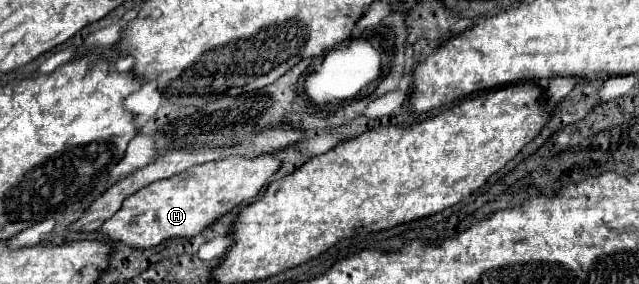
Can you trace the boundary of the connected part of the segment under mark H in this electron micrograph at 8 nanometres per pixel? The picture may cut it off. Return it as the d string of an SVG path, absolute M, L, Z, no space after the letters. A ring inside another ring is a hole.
M263 155L263 157L255 157L255 159L229 157L229 159L203 163L199 167L193 167L191 171L183 171L183 175L173 175L171 179L163 179L159 183L151 183L151 185L143 187L141 191L137 191L135 195L131 195L129 199L123 201L123 207L107 223L103 223L101 231L111 241L119 241L119 243L139 247L139 249L155 247L161 241L171 239L171 237L195 237L203 229L207 229L211 223L215 223L221 215L227 215L239 203L253 199L261 191L261 187L269 181L269 177L275 171L279 171L279 167L281 167L281 161L275 155Z

